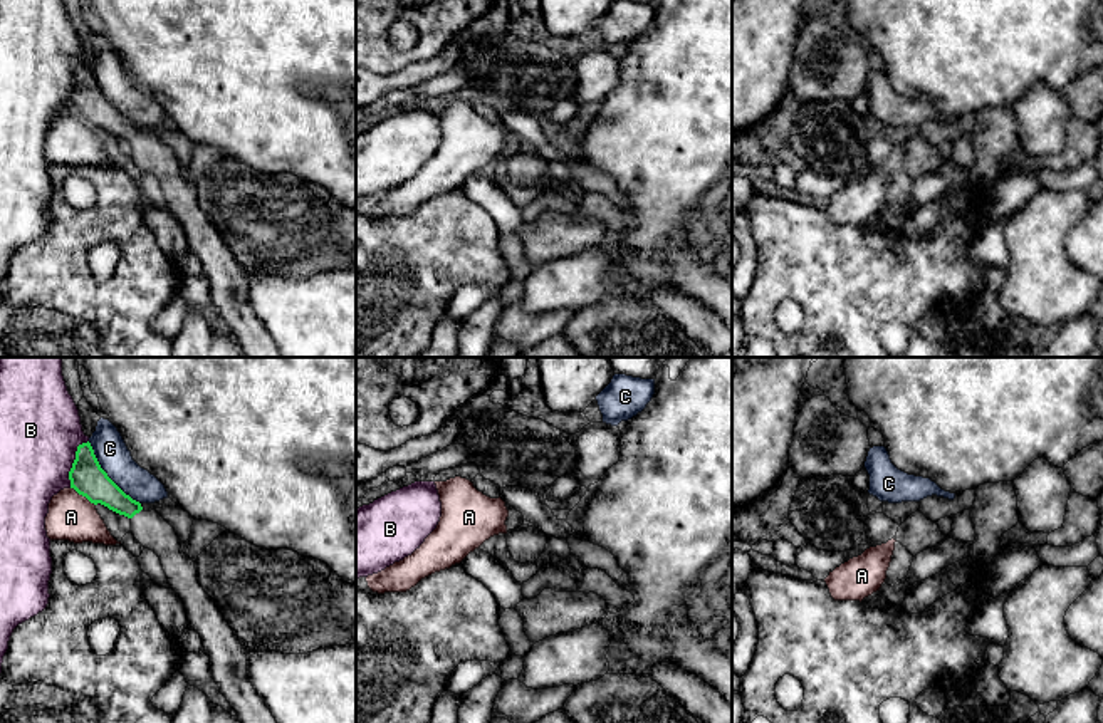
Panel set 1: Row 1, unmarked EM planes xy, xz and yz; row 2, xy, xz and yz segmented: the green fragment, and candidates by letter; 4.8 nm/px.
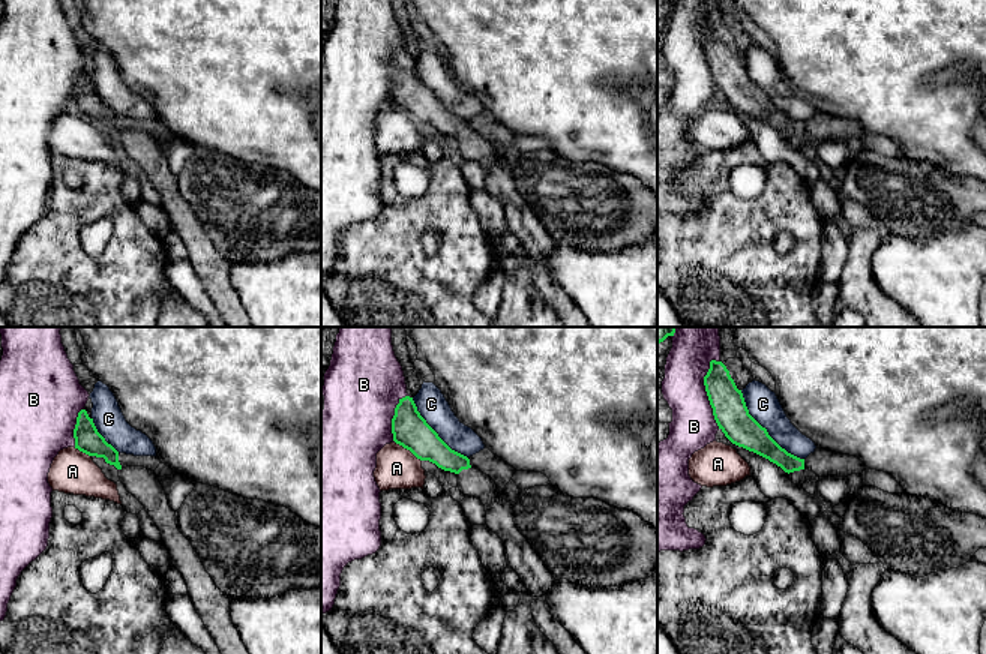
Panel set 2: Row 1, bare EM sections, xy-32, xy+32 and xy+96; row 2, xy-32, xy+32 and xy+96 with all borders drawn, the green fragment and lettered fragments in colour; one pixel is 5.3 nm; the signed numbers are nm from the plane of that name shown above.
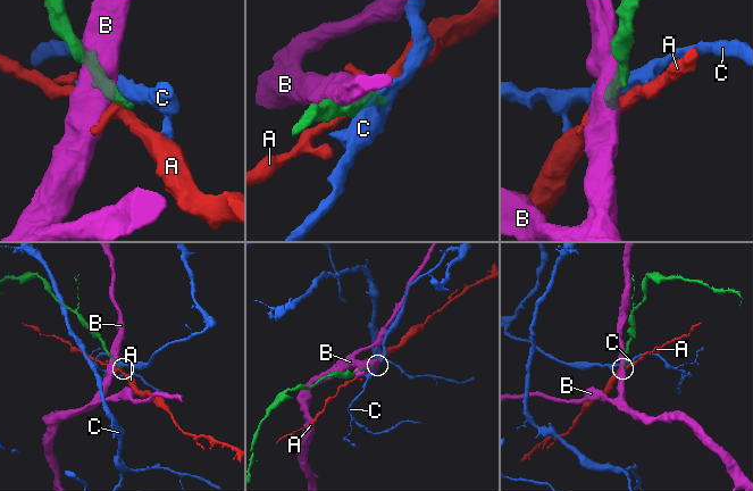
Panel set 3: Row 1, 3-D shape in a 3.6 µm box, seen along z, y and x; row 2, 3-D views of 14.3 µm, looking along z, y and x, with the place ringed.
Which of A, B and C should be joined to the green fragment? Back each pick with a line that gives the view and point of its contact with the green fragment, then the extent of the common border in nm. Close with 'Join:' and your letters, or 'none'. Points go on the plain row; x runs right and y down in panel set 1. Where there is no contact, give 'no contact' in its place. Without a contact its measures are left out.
Join: none

